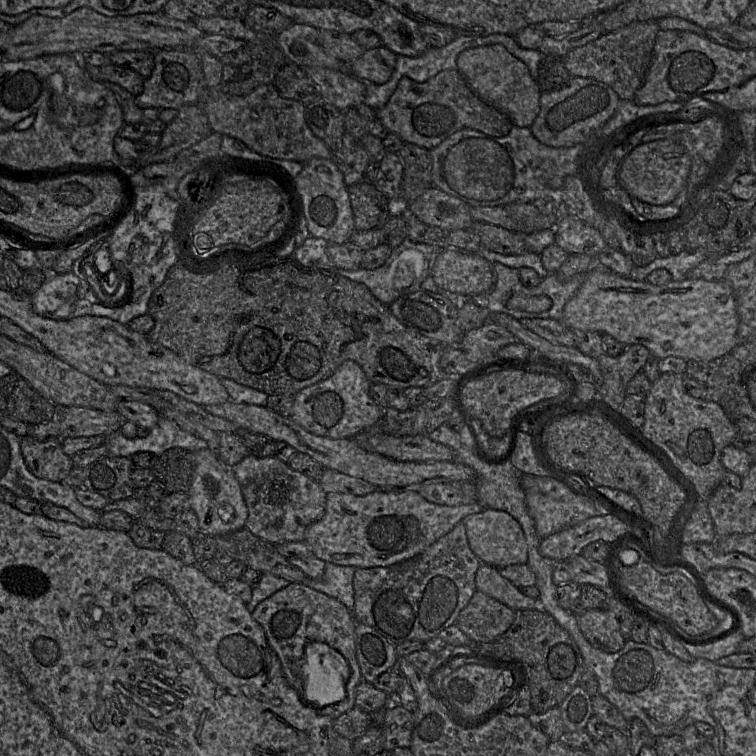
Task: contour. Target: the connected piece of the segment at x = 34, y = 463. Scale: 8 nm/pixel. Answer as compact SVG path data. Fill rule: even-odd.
M29 435L19 438L25 464L37 478L61 482L74 467L60 442L40 442Z

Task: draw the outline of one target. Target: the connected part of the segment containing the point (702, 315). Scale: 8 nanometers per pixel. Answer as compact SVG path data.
M600 263L586 273L585 281L565 304L561 322L571 329L606 333L625 344L641 344L657 359L675 356L686 360L711 361L722 358L737 344L739 317L732 288L723 280L685 278L662 285L635 281L604 267Z

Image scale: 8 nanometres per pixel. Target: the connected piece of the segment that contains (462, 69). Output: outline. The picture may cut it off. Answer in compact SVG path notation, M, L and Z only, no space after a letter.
M491 44L463 50L457 57L457 70L473 93L504 113L518 127L530 127L539 113L541 89L527 65L503 45Z

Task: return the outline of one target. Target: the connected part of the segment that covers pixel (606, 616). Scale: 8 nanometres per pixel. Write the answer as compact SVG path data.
M608 609L586 610L578 616L578 624L585 638L595 648L615 653L625 645L620 624L615 614Z

